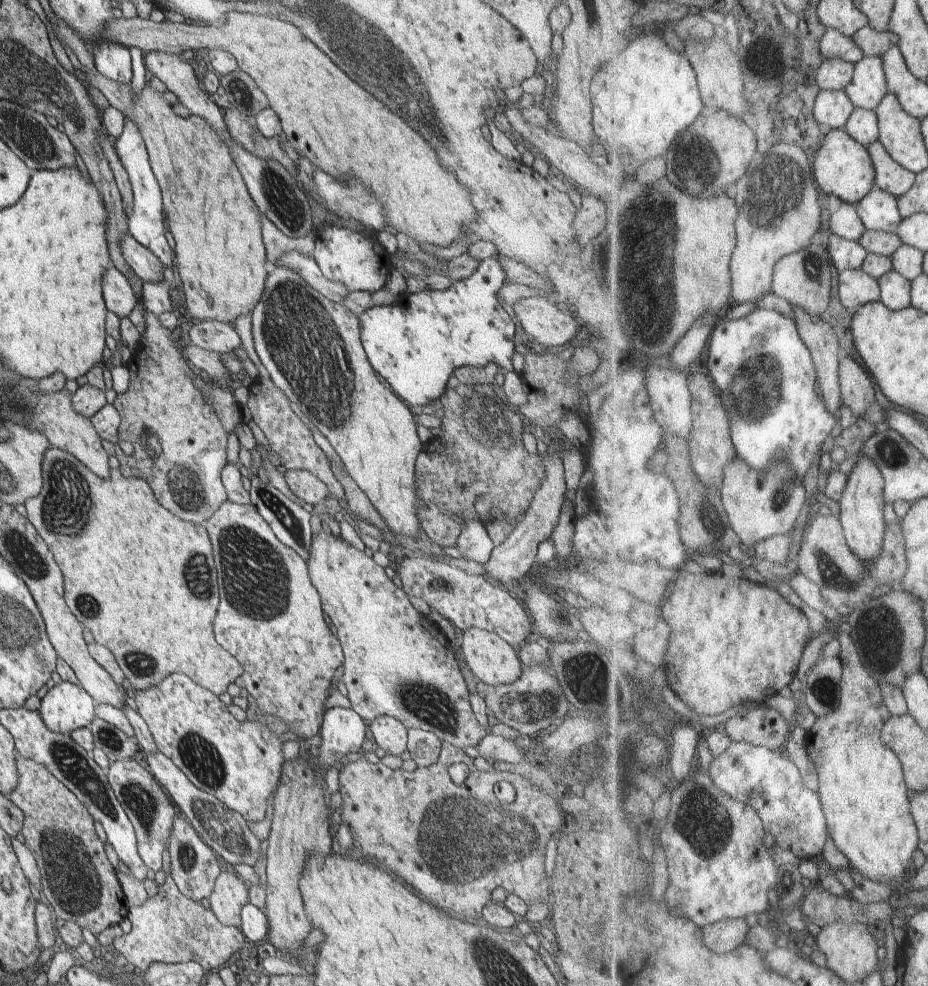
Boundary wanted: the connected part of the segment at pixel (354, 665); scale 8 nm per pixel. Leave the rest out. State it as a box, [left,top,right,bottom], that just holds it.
[307,530,487,749]

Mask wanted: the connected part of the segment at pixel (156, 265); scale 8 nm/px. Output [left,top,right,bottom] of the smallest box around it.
[120,235,164,283]

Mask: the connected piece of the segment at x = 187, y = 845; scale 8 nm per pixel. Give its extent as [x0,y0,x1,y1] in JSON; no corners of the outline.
[168,813,222,902]

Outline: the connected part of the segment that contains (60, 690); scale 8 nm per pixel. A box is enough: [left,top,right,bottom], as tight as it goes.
[40,680,98,734]

